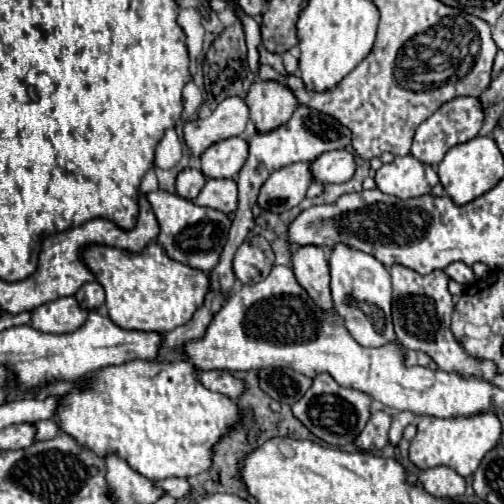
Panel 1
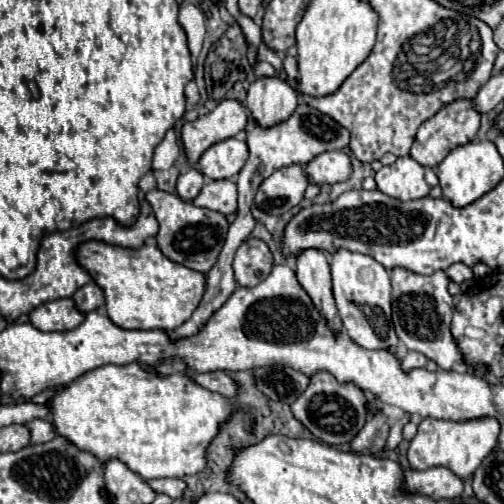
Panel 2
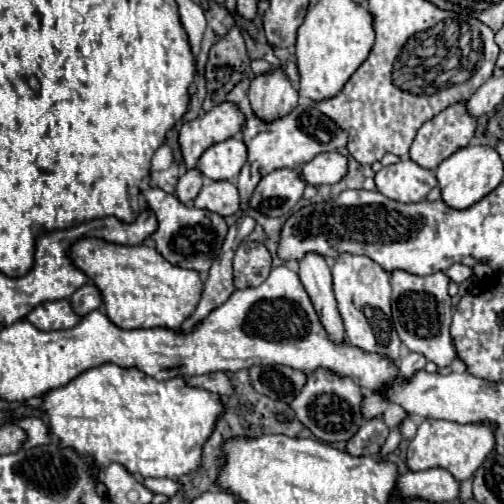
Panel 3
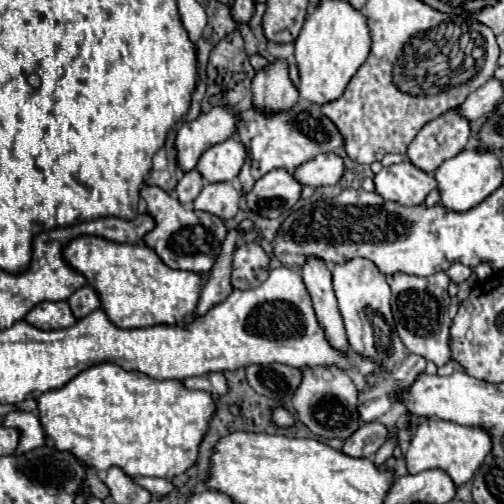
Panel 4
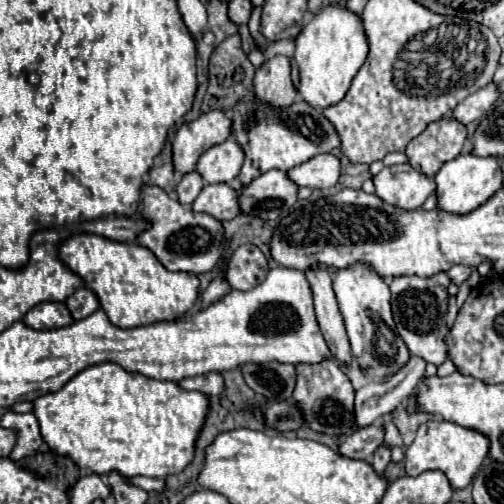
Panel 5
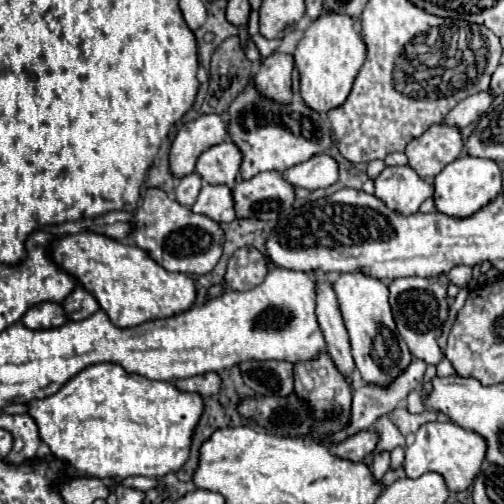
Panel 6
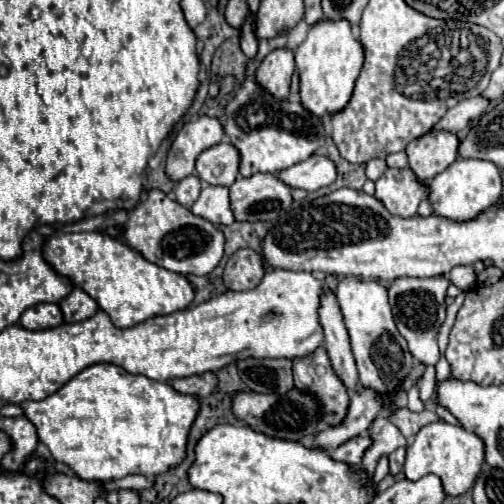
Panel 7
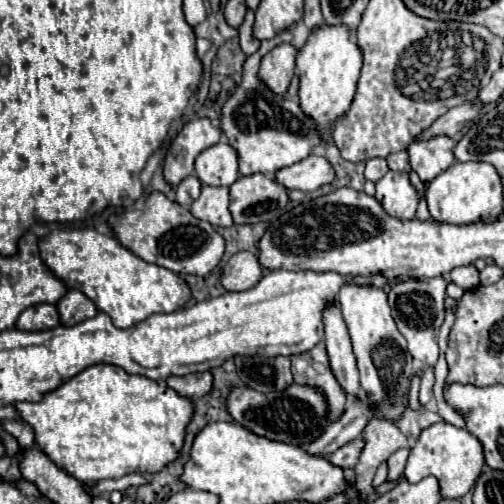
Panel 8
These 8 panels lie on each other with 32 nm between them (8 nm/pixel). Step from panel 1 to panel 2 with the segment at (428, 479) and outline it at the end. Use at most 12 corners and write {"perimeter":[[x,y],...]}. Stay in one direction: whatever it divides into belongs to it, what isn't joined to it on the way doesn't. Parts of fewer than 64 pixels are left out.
{"perimeter":[[438,466],[404,472],[404,482],[434,500],[456,498],[462,478]]}

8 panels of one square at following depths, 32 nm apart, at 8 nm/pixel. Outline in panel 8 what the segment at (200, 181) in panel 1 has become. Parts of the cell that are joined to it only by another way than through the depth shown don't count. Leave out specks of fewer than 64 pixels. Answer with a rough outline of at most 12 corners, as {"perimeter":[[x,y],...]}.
{"perimeter":[[184,178],[174,188],[176,202],[190,208],[200,196],[200,180]]}

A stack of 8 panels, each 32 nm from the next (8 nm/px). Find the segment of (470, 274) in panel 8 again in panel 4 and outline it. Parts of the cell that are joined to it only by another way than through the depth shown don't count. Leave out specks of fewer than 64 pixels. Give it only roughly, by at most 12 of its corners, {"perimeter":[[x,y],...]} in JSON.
{"perimeter":[[454,264],[446,270],[452,282],[462,282],[472,274],[472,268]]}

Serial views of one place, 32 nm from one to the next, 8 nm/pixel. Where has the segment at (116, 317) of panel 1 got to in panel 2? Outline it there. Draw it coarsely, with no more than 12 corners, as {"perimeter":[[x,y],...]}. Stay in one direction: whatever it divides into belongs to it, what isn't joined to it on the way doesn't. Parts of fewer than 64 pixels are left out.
{"perimeter":[[156,244],[76,258],[126,330],[172,332],[206,288]]}

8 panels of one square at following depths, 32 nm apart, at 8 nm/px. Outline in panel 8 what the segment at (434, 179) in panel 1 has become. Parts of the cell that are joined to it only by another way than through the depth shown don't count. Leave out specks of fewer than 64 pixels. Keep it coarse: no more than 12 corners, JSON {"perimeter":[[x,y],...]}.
{"perimeter":[[388,170],[376,200],[390,216],[410,220],[420,194],[408,172]]}

